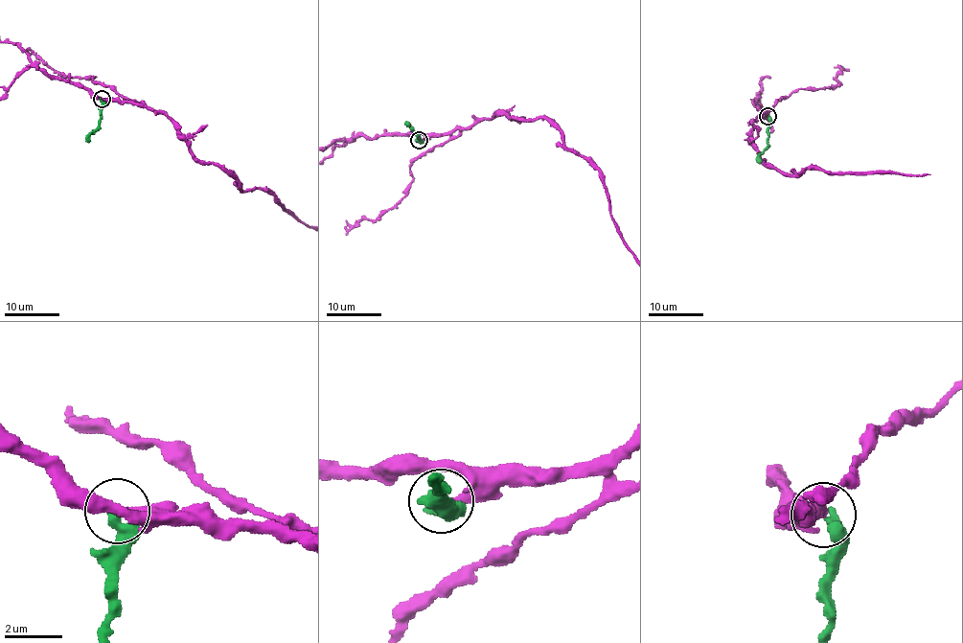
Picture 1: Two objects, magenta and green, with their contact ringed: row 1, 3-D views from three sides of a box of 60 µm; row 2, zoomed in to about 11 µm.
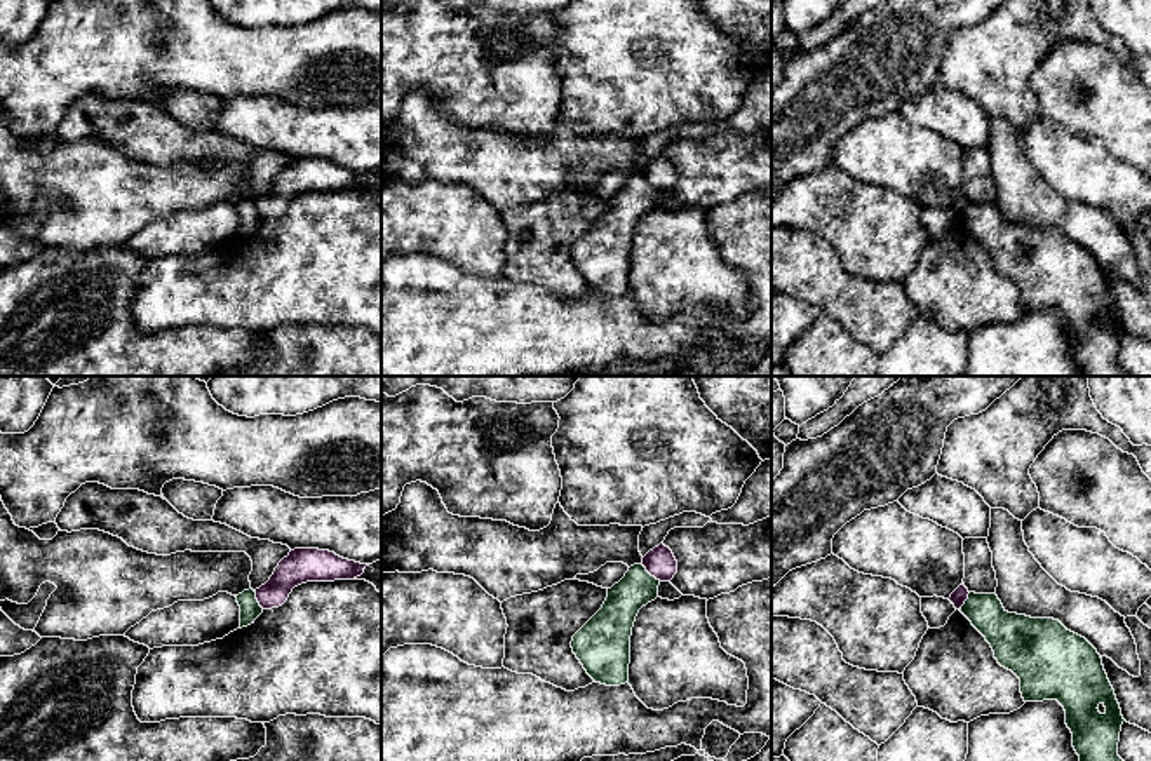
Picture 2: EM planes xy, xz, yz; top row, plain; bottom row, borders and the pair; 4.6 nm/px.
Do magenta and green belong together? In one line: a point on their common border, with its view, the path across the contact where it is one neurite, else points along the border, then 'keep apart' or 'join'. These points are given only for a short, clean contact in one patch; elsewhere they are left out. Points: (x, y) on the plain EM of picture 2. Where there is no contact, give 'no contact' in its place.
xz (650, 183) | along xz (641, 173), (660, 190) | keep apart

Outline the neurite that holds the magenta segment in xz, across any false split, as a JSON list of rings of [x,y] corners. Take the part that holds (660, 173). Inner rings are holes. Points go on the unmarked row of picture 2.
[[[660,153],[650,160],[641,172],[646,181],[660,192],[670,192],[677,183],[677,171],[669,157]]]

